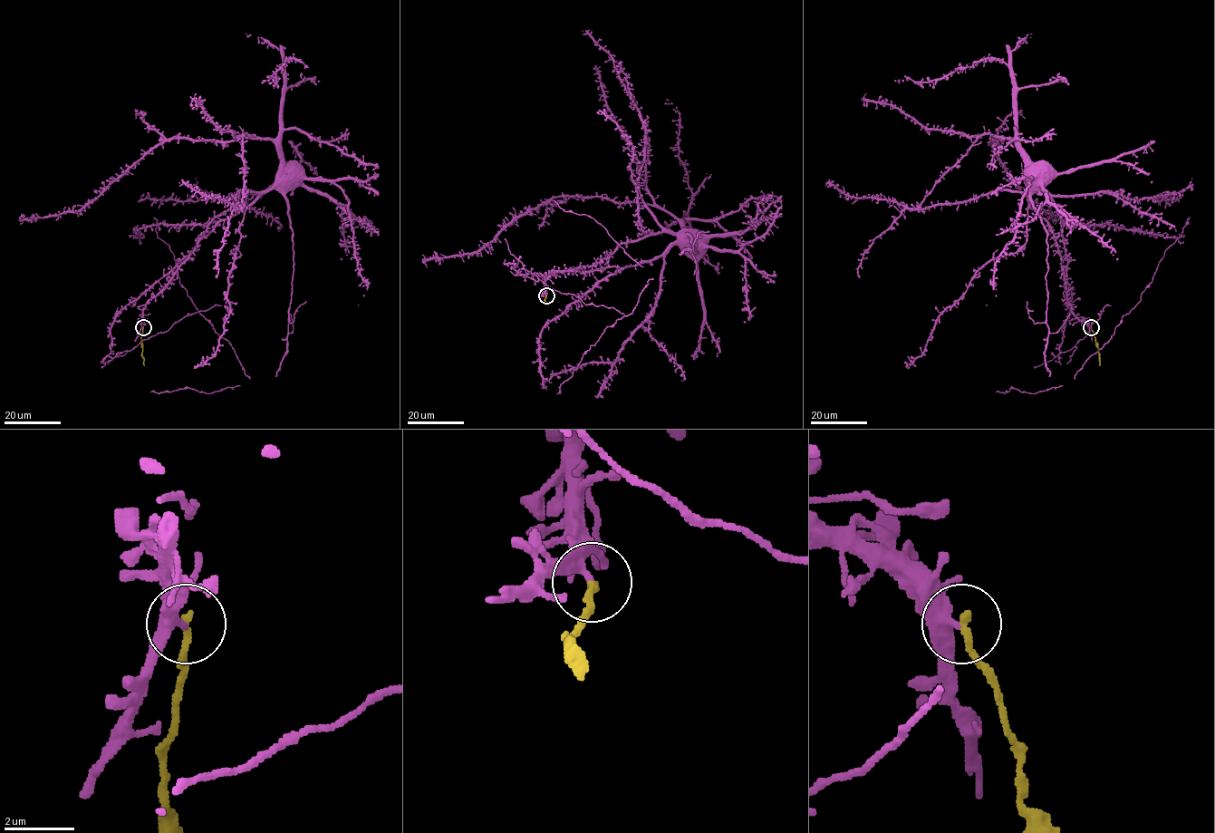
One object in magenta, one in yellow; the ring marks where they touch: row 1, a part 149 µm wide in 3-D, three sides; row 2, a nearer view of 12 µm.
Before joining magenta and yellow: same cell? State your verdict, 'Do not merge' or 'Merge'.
Do not merge

